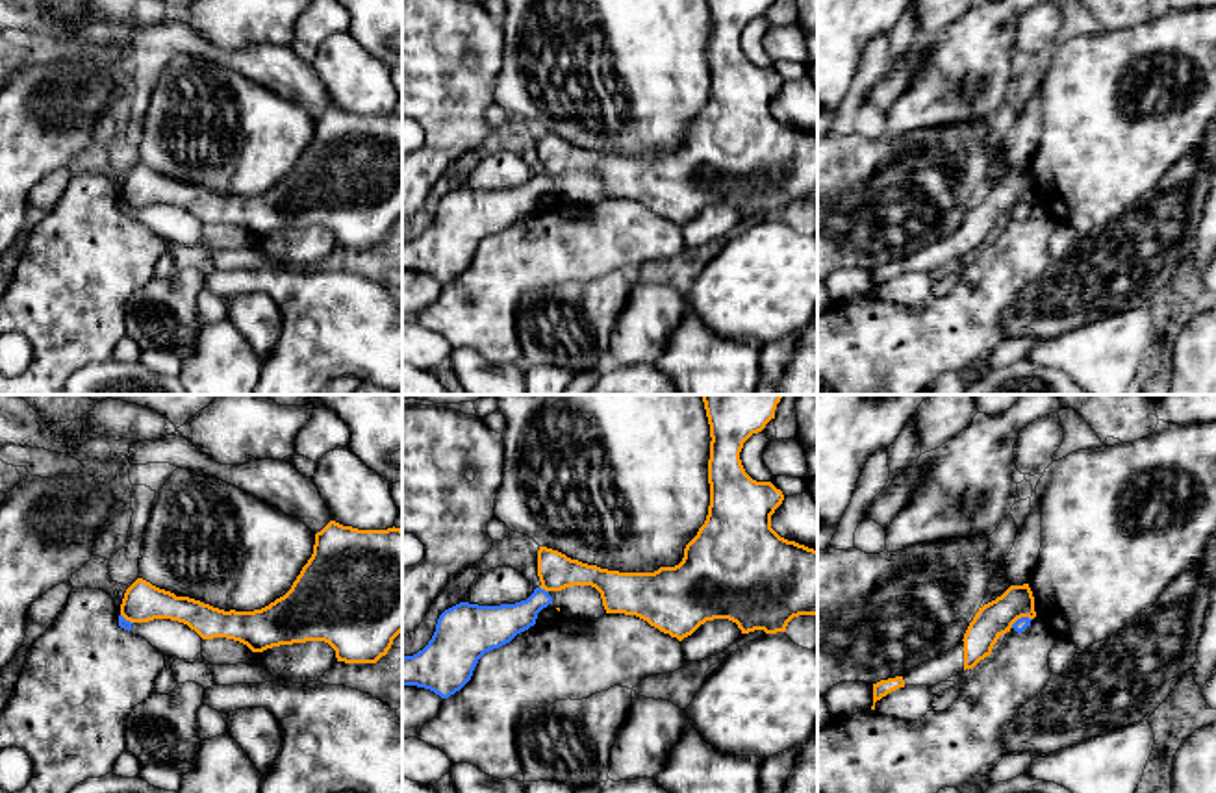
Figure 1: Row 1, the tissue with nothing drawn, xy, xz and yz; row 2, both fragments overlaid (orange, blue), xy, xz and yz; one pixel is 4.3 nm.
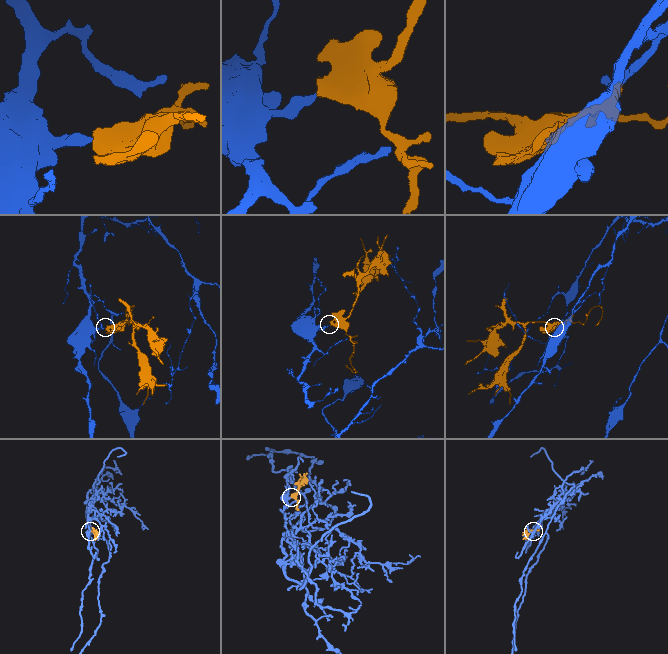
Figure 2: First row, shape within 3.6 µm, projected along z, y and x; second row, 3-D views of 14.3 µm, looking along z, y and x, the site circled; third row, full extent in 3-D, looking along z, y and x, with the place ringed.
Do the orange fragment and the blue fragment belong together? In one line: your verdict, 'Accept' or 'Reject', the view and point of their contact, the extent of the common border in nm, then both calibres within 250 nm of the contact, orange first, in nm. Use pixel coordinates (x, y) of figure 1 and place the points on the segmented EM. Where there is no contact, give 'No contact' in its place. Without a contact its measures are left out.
Reject. Touches orange at xz (544, 588). Shared border 50 nm. Thickness 160 nm (orange) against 170 nm

